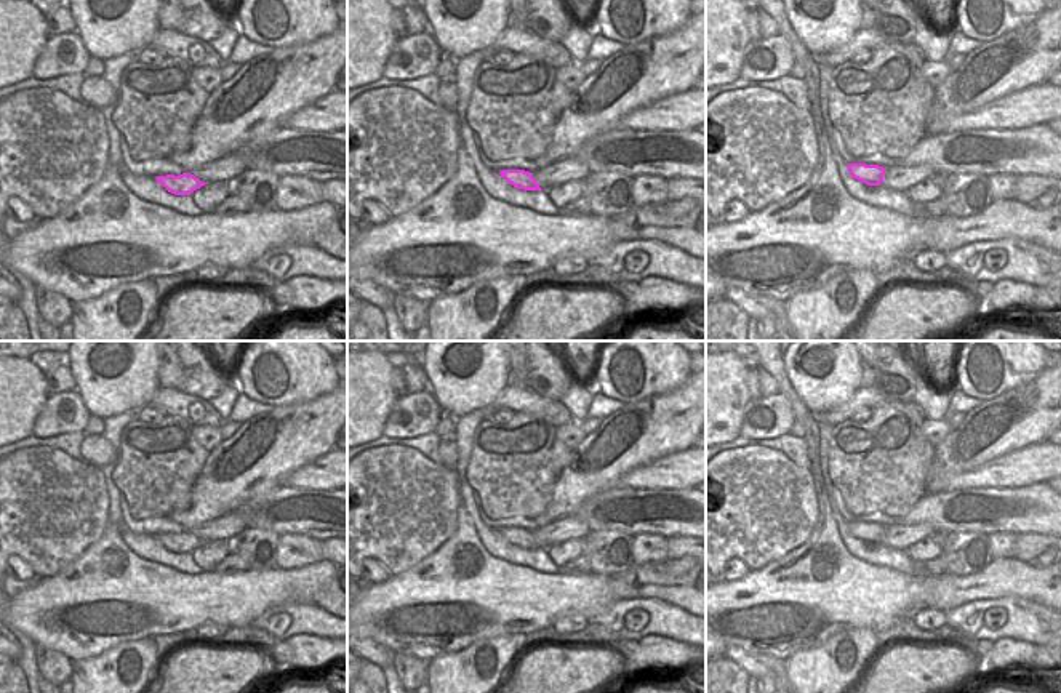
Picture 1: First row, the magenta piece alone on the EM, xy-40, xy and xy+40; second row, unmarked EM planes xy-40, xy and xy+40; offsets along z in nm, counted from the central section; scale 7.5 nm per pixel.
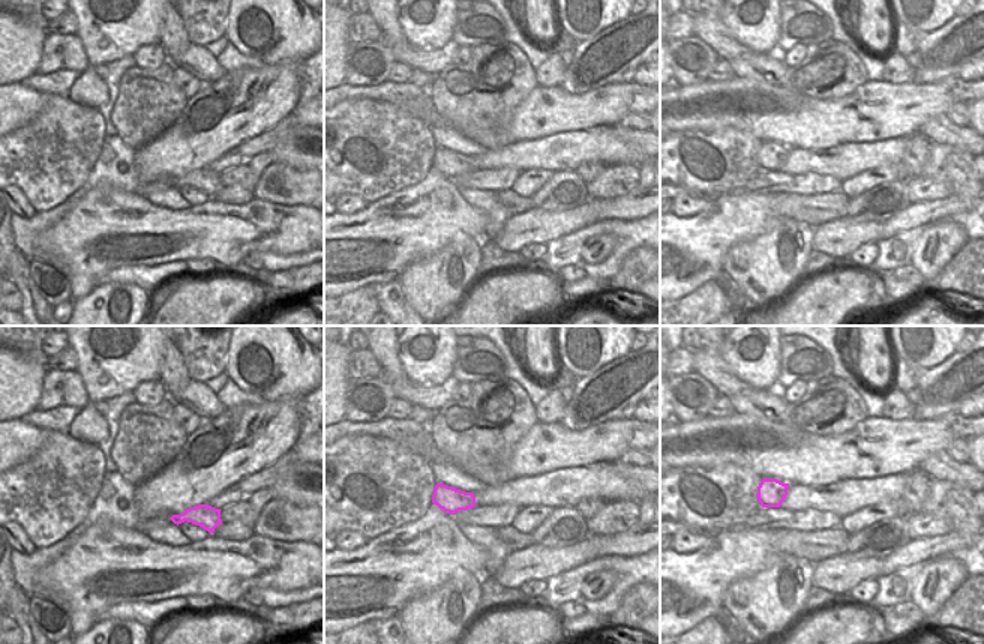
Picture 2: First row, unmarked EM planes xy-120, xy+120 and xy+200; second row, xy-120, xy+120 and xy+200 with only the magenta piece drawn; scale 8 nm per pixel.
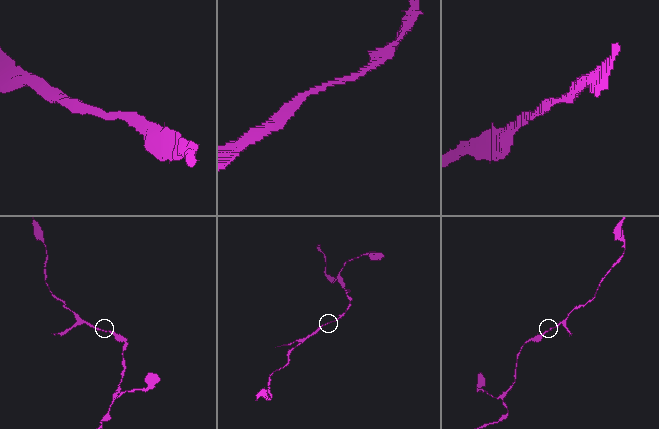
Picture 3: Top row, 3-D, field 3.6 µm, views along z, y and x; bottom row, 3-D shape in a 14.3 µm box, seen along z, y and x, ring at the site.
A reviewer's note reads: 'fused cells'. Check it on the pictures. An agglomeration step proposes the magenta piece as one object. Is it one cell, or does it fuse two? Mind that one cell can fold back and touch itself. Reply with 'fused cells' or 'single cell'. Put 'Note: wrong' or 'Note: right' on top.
Note: wrong
single cell

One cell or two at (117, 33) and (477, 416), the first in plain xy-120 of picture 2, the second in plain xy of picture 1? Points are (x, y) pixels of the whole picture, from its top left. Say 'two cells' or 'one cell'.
two cells

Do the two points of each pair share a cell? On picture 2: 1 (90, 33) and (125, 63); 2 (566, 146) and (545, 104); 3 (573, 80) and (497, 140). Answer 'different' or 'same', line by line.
1: different
2: different
3: different

